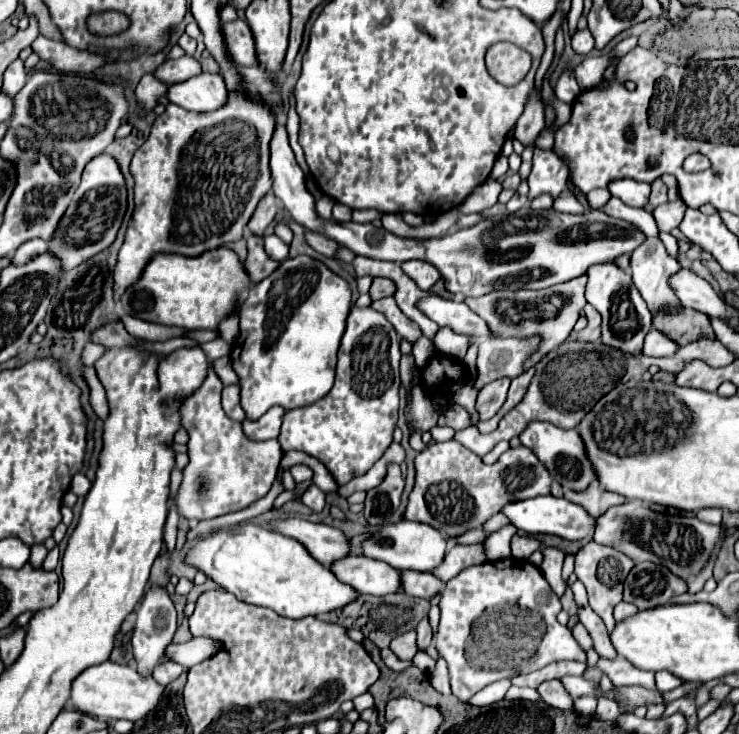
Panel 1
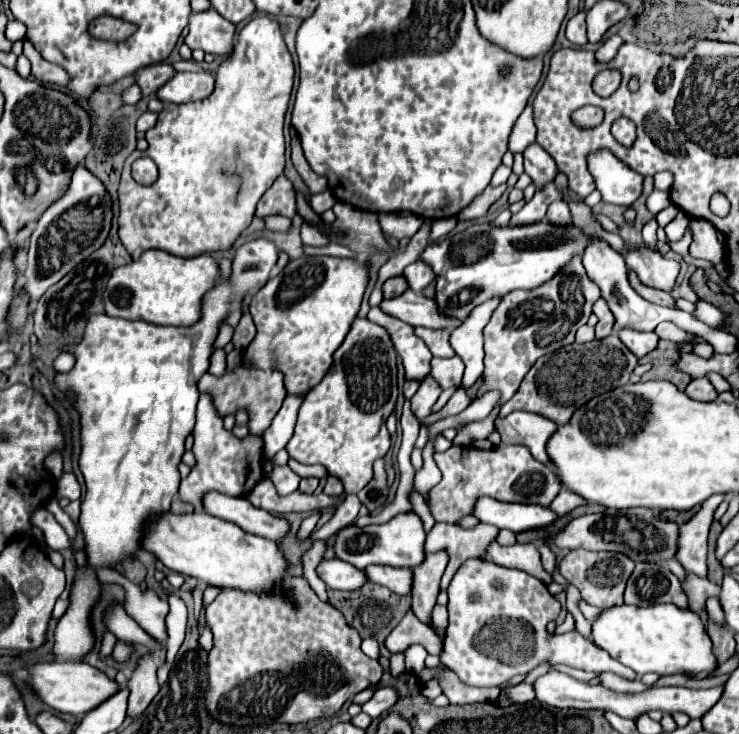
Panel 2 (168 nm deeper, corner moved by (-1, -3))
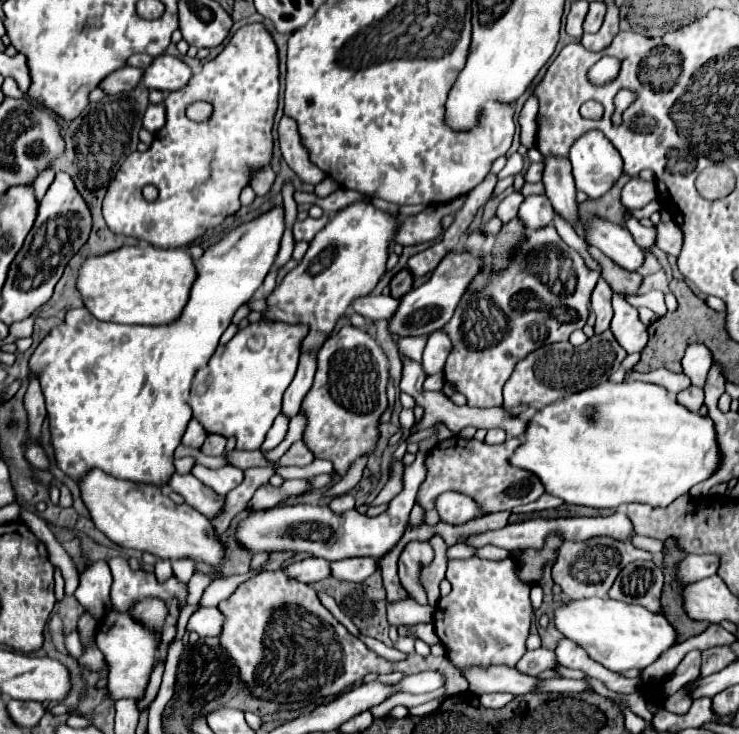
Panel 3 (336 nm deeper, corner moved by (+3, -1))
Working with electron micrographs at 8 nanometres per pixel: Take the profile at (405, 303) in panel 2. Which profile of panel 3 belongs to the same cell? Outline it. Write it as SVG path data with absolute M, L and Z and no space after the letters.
M365 295L365 297L357 297L351 303L351 311L363 315L365 319L389 319L389 315L395 313L395 307L399 305L399 299L393 299L389 295Z

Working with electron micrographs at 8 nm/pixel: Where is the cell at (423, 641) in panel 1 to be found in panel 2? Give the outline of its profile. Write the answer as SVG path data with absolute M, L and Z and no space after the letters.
M429 553L427 561L413 569L415 573L415 589L413 595L413 613L425 625L431 623L431 613L435 607L435 599L439 593L439 581L447 567L447 553Z

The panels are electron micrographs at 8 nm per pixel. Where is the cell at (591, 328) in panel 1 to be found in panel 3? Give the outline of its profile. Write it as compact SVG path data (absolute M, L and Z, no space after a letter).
M599 279L597 287L595 287L593 295L591 295L591 309L597 315L595 333L603 333L605 329L609 329L611 315L613 315L613 311L611 311L611 295L613 295L611 287L603 279Z

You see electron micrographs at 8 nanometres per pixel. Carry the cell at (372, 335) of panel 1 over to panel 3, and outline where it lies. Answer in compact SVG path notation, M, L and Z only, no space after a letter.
M343 325L319 349L315 383L311 391L305 395L301 405L301 409L307 415L307 429L303 433L303 439L307 439L307 447L311 447L313 455L317 459L329 459L335 467L335 473L341 477L347 473L349 465L357 457L361 457L363 453L371 453L375 447L379 417L387 407L387 393L385 393L387 379L389 379L387 357L383 349L377 345L377 341L363 329L357 329L353 325Z

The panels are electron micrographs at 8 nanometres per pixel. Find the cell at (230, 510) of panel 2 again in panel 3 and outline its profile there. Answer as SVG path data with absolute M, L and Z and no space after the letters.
M173 473L167 487L179 493L187 505L197 509L205 517L215 517L223 507L223 499L219 499L207 485L199 483L199 479L195 479L191 473L187 475Z

